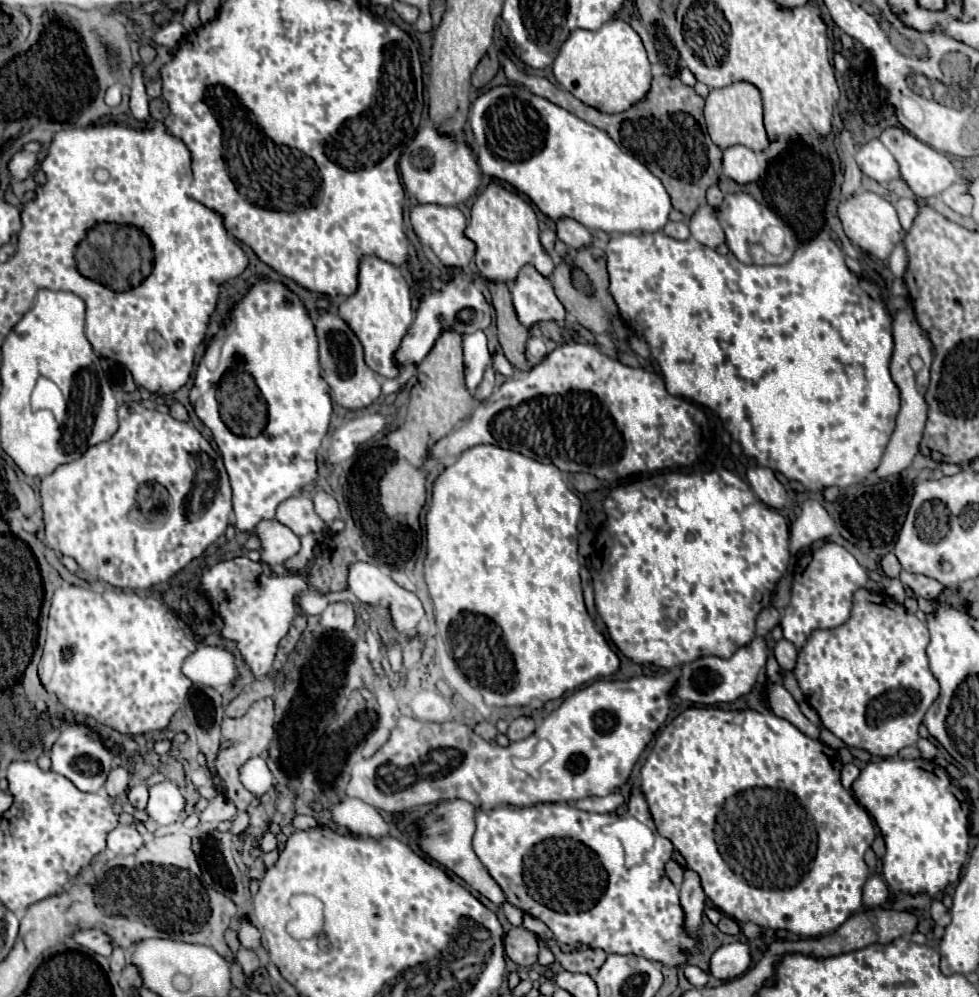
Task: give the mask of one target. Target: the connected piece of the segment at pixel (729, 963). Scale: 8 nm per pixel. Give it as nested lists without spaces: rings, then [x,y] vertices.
[[[731,943],[719,947],[711,957],[711,975],[723,981],[741,977],[751,967],[751,949],[747,943]]]

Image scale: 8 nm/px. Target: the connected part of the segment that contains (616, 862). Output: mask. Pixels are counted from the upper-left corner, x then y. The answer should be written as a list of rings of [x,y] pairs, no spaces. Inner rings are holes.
[[[539,803],[531,807],[508,805],[490,811],[477,811],[475,823],[477,831],[473,835],[473,851],[487,873],[497,881],[511,905],[540,919],[553,931],[559,943],[585,943],[589,947],[599,947],[605,953],[633,953],[669,967],[685,963],[683,949],[699,947],[695,939],[687,937],[683,931],[683,909],[679,905],[675,885],[663,877],[663,865],[673,857],[673,845],[669,839],[657,835],[655,847],[646,853],[643,863],[625,867],[621,843],[603,833],[603,825],[611,823],[611,815],[587,813],[569,803]],[[565,837],[575,839],[577,843],[569,855],[565,849]]]

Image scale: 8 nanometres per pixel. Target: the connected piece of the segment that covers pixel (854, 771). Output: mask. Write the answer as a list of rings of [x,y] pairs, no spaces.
[[[853,763],[843,765],[843,769],[841,769],[841,783],[843,783],[845,789],[851,789],[853,781],[855,781],[857,777],[859,777],[859,769],[857,769]]]

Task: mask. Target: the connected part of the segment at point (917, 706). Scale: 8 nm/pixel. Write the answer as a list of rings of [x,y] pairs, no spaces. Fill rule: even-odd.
[[[859,589],[853,597],[853,609],[847,623],[811,633],[797,657],[797,681],[823,725],[849,749],[863,749],[877,757],[895,757],[901,749],[919,741],[919,725],[923,723],[925,711],[939,695],[939,683],[933,679],[925,655],[927,645],[929,629],[915,613],[909,613],[885,593]]]

